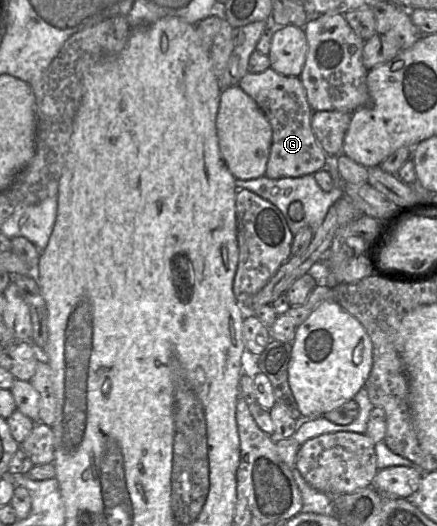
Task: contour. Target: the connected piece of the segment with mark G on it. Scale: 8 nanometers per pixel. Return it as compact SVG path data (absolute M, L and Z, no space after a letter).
M269 67L261 73L248 72L239 81L238 86L255 100L272 127L272 143L270 155L266 164L266 177L270 179L300 177L314 174L321 169L326 169L328 156L318 144L311 128L311 116L313 110L307 101L305 88L299 77L285 76Z

